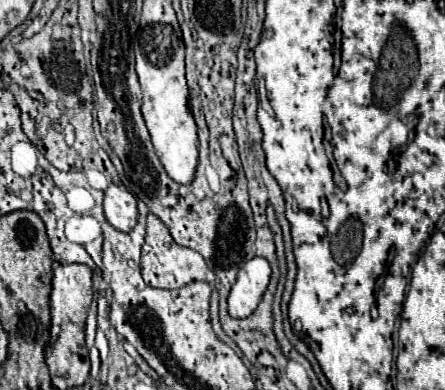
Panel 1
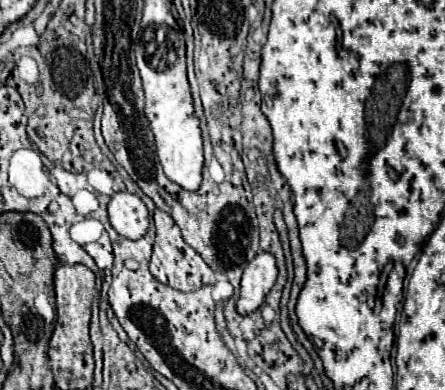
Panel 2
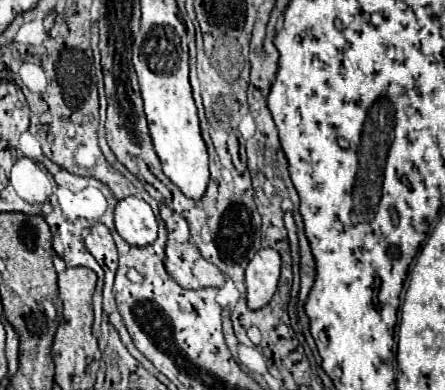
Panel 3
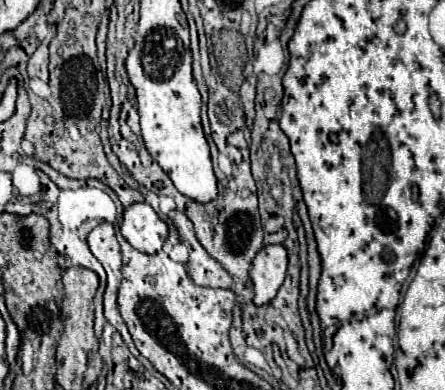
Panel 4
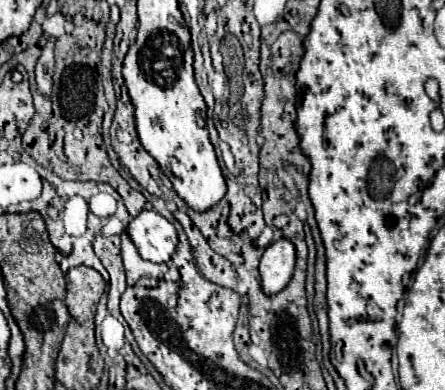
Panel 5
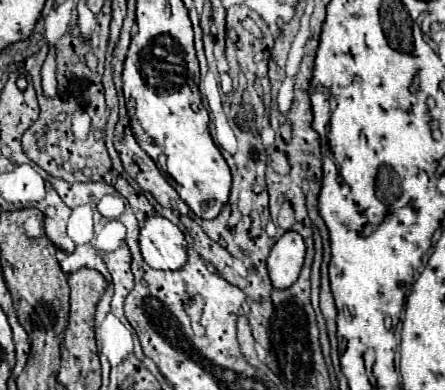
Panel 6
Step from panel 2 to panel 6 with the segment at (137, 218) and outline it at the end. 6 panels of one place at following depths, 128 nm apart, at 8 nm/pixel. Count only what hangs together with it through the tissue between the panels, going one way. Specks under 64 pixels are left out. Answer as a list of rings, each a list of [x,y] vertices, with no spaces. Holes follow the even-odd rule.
[[[162,216],[146,220],[140,230],[140,250],[154,270],[180,270],[188,260],[188,242],[182,230]]]

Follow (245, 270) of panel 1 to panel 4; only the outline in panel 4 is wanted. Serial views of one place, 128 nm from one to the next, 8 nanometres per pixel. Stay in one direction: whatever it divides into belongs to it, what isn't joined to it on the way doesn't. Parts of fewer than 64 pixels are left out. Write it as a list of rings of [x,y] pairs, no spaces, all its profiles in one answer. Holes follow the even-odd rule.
[[[282,244],[264,246],[256,254],[250,270],[250,276],[254,282],[256,306],[264,306],[276,296],[278,288],[286,278],[286,268],[288,268],[288,252]]]

